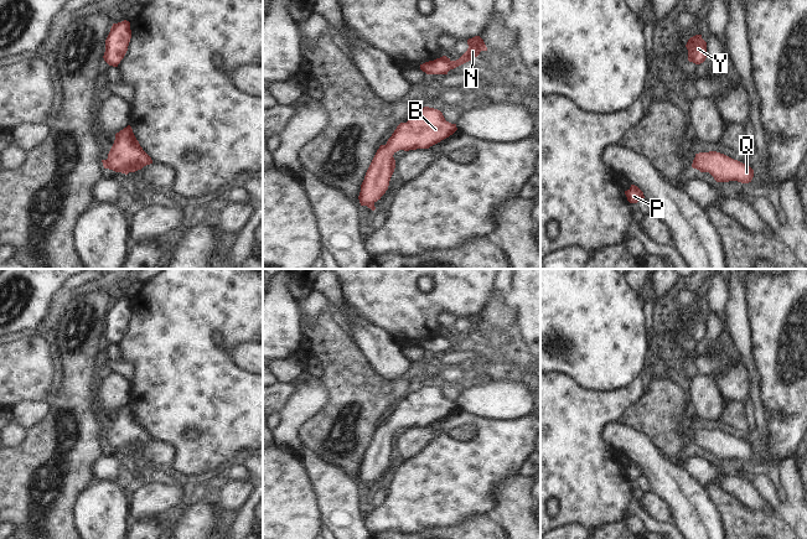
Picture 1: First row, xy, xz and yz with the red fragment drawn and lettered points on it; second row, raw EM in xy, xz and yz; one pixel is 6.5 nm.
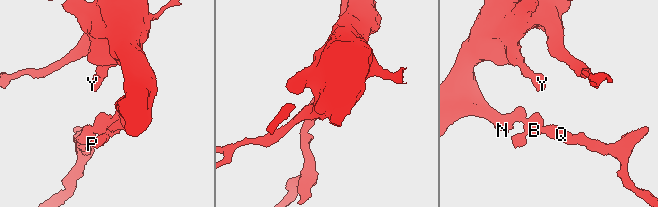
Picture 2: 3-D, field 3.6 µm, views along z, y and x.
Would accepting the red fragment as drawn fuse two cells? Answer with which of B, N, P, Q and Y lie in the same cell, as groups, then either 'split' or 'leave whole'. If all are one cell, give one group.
B N P Q Y; leave whole

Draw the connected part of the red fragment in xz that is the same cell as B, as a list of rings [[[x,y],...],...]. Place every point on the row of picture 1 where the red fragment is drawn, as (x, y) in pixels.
[[[424,107],[420,114],[407,123],[400,123],[387,144],[379,146],[366,172],[358,196],[361,206],[376,209],[374,203],[388,190],[395,169],[393,155],[397,151],[429,149],[456,130],[456,124],[446,121],[440,110],[429,107]]]

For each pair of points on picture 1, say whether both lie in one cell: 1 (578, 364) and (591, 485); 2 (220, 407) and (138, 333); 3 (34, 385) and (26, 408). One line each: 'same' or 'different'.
1: different
2: same
3: different

